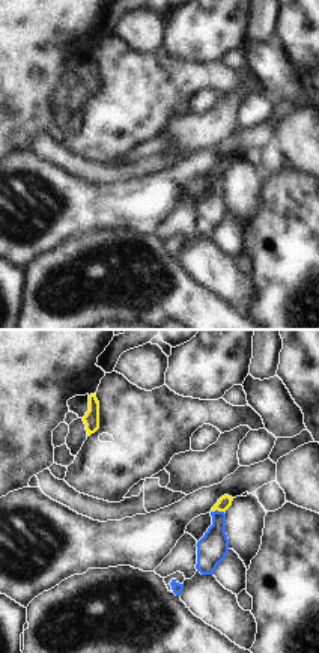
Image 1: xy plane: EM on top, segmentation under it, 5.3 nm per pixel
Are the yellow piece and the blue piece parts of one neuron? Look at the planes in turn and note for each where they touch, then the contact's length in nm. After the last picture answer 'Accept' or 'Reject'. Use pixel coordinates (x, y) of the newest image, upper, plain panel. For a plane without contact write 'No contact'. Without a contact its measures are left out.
Touches yellow at (217, 172). Shared border 70 nm.

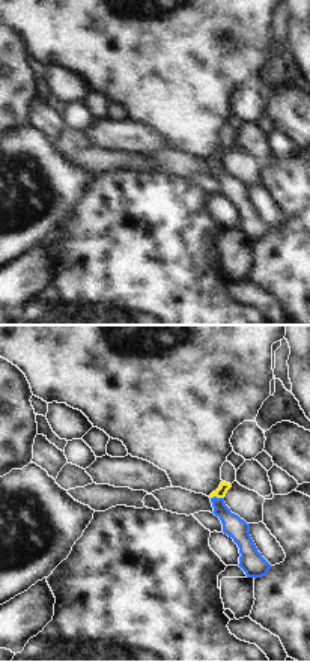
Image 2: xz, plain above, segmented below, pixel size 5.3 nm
Touches yellow at (217, 160). Shared border 70 nm.

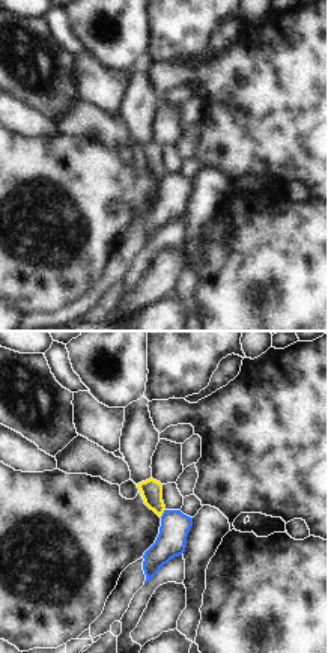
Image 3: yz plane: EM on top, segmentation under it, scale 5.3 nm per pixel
Touches yellow at (163, 175). Shared border 50 nm.

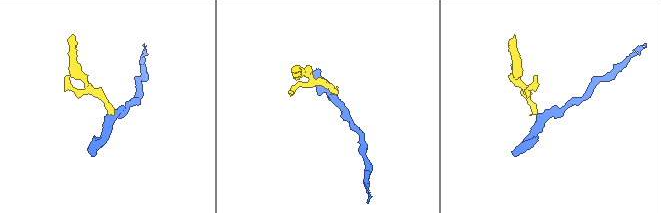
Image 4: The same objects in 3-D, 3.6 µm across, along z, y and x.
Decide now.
Accept.

